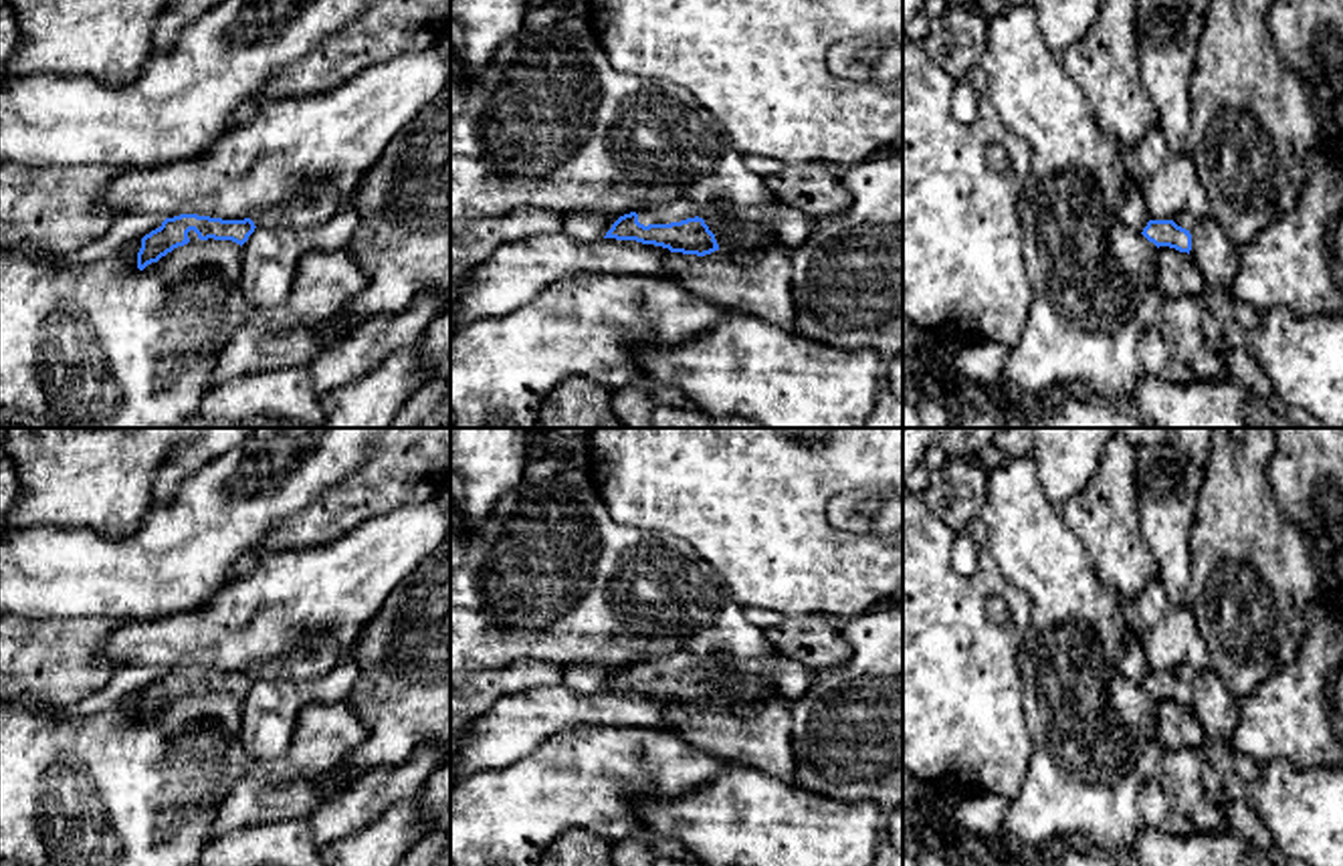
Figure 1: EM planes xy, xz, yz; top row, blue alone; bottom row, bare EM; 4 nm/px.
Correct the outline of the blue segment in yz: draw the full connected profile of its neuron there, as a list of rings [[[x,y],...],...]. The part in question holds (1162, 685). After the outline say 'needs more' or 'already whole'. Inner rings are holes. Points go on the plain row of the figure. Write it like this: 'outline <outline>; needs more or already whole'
outline [[[1129,630],[1125,632],[1125,652],[1119,662],[1119,668],[1127,676],[1127,680],[1141,684],[1157,700],[1169,698],[1190,707],[1192,702],[1190,682],[1177,678],[1173,672],[1153,672],[1143,654],[1139,636]]]; needs more

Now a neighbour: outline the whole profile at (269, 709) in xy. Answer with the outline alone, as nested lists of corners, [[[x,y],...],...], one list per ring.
[[[355,646],[325,676],[307,680],[256,678],[240,698],[242,745],[259,761],[281,757],[291,745],[299,711],[311,702],[349,698],[357,678]]]

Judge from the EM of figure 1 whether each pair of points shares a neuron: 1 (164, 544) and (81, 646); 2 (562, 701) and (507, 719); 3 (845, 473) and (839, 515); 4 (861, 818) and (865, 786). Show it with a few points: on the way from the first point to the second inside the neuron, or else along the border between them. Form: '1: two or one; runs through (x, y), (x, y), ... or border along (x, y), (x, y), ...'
1: two; border along (57, 618), (112, 618), (118, 624)
2: one; runs through (548, 711), (522, 719)
3: two; border along (824, 505), (824, 517), (833, 525), (869, 533)
4: two; border along (816, 792), (847, 802), (871, 802), (881, 822)

